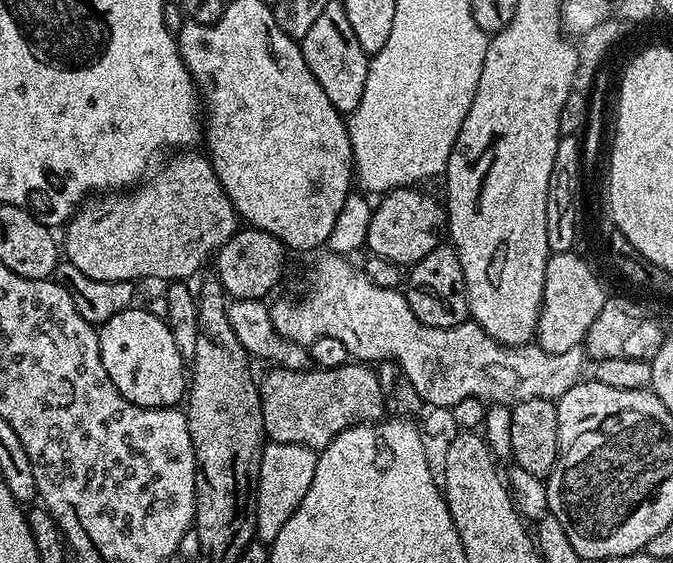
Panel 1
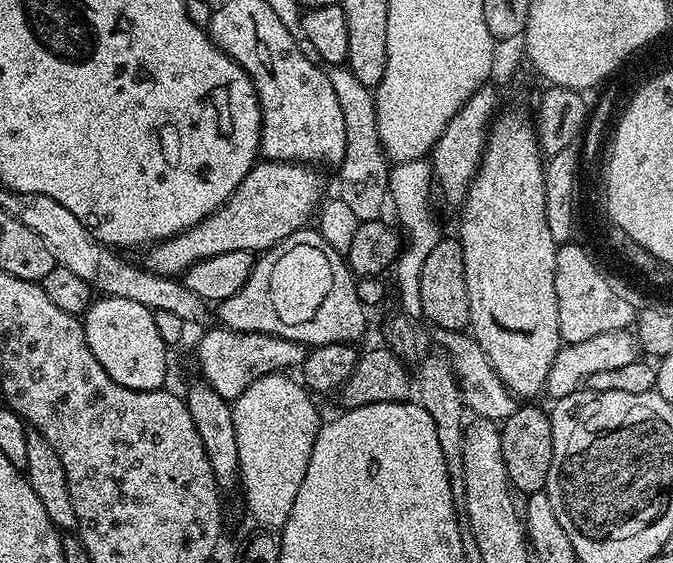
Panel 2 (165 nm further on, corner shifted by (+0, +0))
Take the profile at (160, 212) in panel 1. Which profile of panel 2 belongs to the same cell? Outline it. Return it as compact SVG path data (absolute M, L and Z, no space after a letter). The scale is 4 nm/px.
M264 160L253 164L246 178L233 190L228 201L221 208L215 208L202 222L198 222L192 228L171 236L168 240L151 245L147 249L147 270L156 272L159 276L176 278L187 272L190 266L206 258L214 258L214 254L226 254L230 250L246 250L253 254L260 254L272 248L281 240L285 240L291 232L299 232L309 223L308 219L311 216L313 219L322 200L322 197L320 198L320 176L316 172L319 171L315 167L287 160Z

